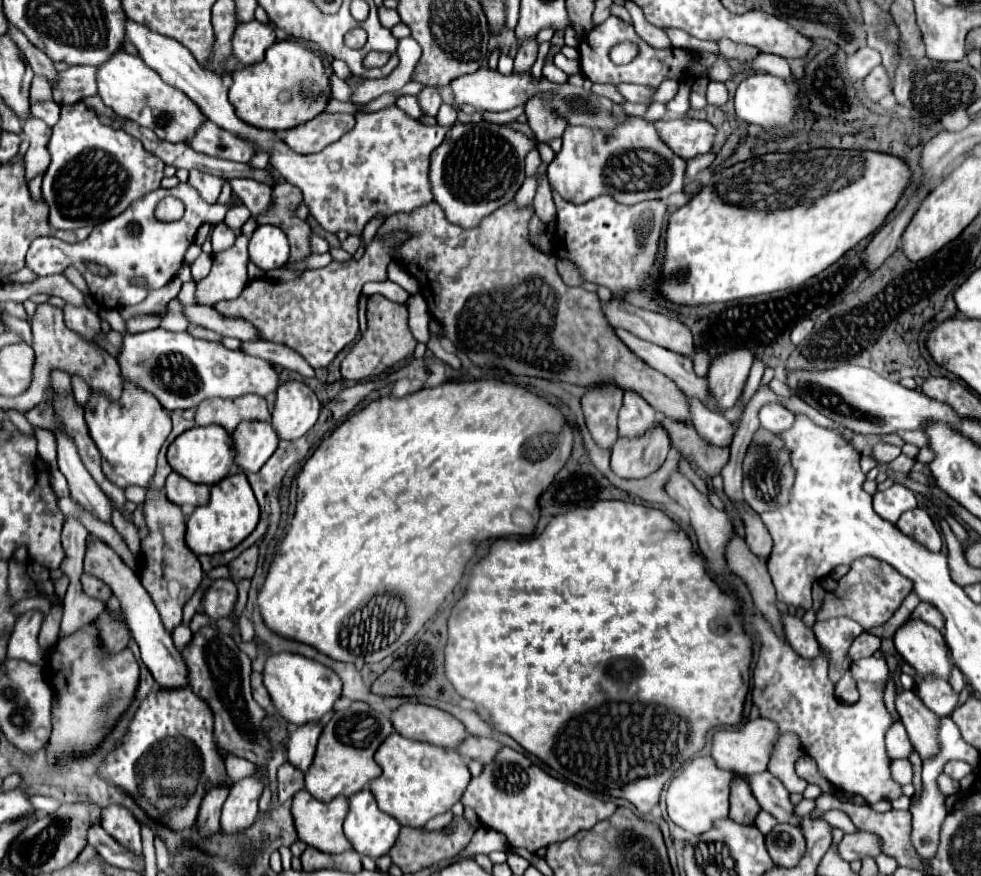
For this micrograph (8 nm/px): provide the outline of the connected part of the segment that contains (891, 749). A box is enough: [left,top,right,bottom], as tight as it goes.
[885,727,911,759]

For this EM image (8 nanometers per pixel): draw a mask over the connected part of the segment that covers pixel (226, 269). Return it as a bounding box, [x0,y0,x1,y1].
[195,233,247,305]

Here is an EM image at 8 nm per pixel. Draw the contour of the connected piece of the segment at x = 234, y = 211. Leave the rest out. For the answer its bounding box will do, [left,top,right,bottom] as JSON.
[225,205,251,231]

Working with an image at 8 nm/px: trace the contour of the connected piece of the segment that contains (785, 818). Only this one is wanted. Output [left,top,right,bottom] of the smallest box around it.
[749,771,799,825]

